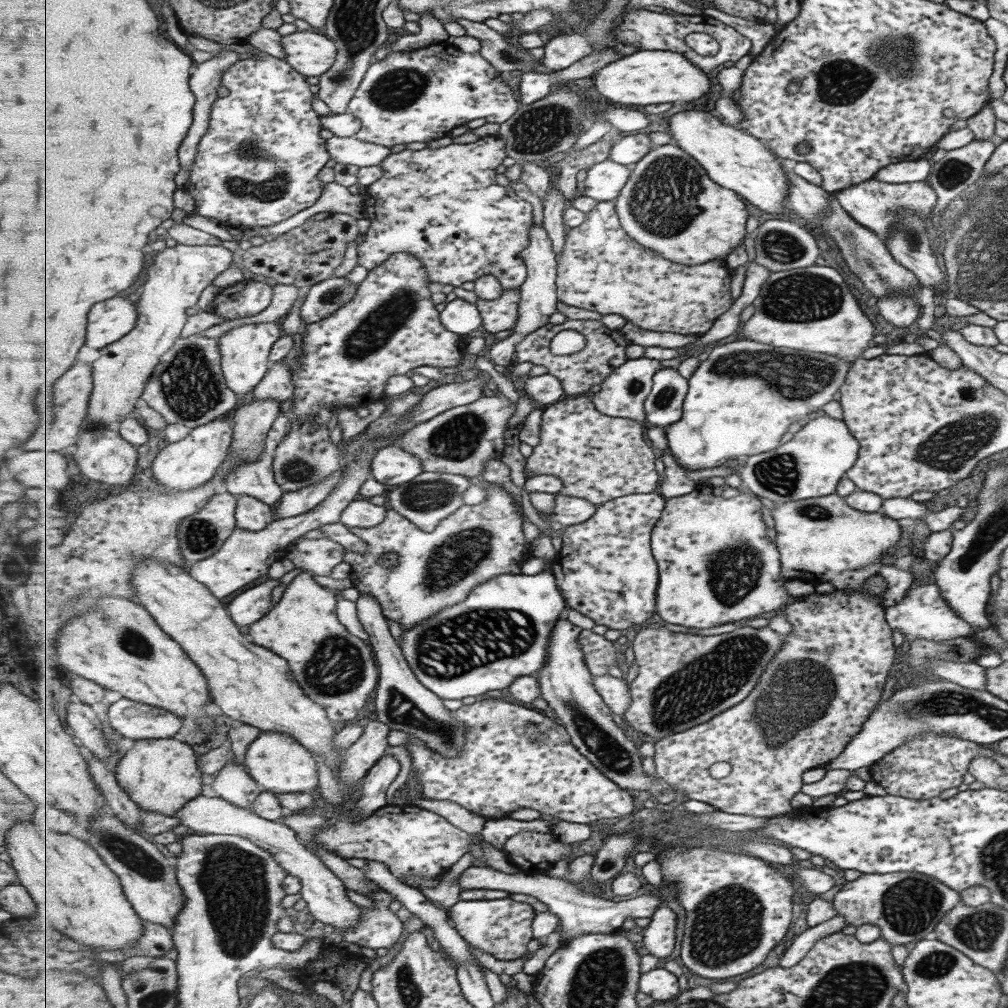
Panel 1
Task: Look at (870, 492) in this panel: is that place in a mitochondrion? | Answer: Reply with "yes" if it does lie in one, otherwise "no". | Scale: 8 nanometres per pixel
no

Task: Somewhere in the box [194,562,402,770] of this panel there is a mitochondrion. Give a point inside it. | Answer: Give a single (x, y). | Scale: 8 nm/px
(336, 667)

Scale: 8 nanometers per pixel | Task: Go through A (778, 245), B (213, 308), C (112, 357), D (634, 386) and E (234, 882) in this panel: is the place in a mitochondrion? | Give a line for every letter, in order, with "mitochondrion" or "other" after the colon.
A: mitochondrion
B: other
C: other
D: mitochondrion
E: mitochondrion

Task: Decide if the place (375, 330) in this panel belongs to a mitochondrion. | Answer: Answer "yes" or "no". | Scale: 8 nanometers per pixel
yes

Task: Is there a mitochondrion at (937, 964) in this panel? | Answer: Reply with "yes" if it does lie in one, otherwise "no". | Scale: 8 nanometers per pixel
yes

